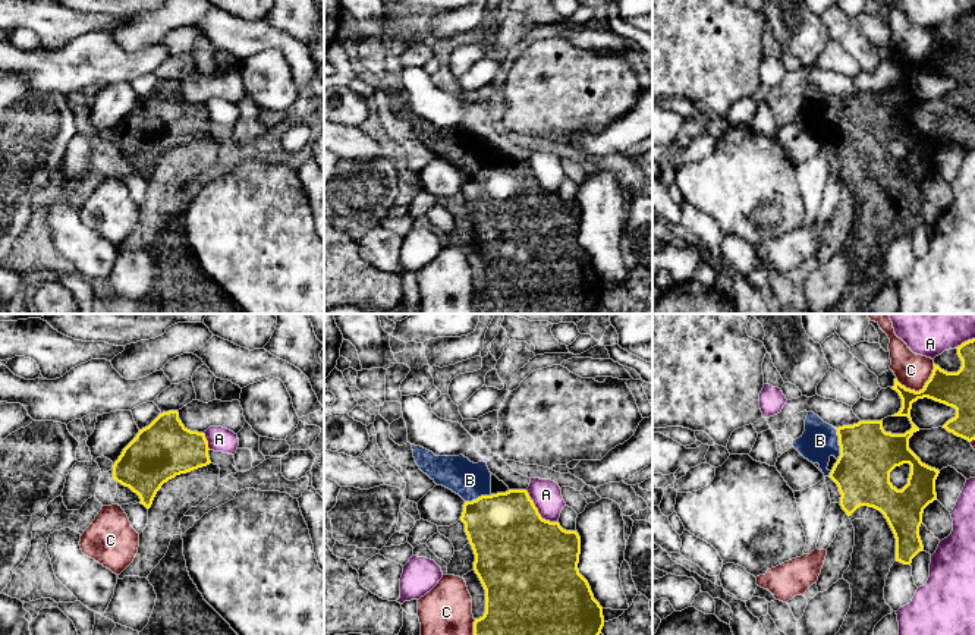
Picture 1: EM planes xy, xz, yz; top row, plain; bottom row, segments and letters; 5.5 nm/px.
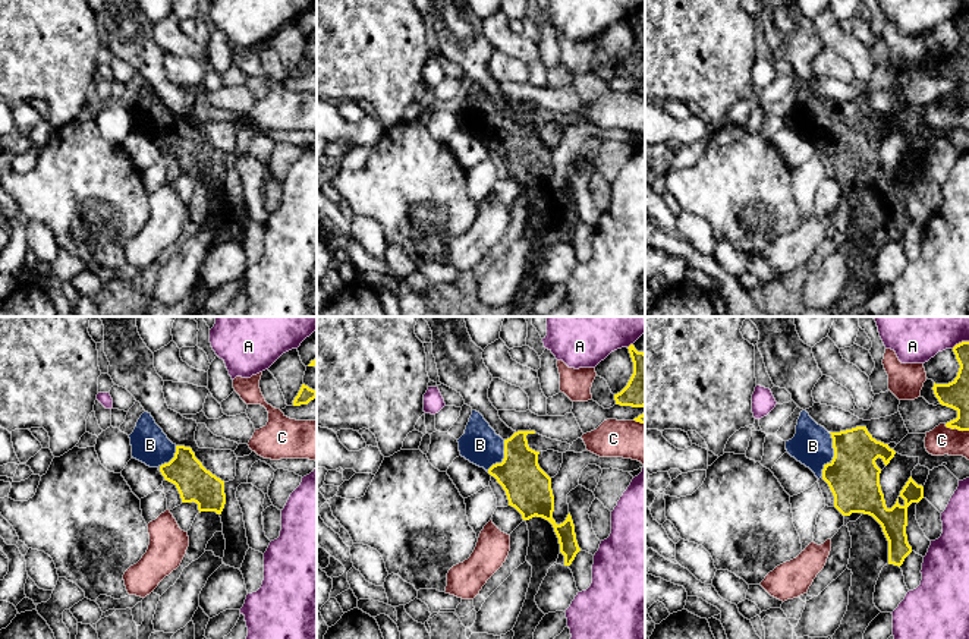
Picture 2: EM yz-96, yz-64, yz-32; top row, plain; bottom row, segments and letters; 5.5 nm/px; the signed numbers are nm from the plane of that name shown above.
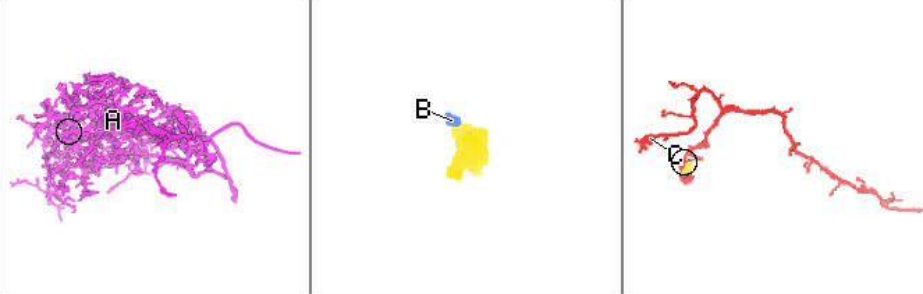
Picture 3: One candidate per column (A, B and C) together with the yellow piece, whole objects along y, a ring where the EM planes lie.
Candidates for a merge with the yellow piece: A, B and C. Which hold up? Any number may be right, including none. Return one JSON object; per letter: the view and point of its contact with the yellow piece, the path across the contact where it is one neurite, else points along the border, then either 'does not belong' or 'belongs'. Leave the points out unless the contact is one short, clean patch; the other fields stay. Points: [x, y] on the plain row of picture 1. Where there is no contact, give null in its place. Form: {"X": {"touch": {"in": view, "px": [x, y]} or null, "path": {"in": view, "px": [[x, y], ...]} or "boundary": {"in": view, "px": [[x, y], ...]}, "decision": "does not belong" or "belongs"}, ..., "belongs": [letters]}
{"A": {"touch": {"in": "xz", "px": [537, 184]}, "decision": "does not belong"}, "B": {"touch": {"in": "yz", "px": [839, 116]}, "path": {"in": "yz", "px": [[868, 125], [851, 116], [839, 116], [820, 112]]}, "decision": "belongs"}, "C": {"touch": {"in": "yz", "px": [922, 60]}, "decision": "does not belong"}, "belongs": ["B"]}

